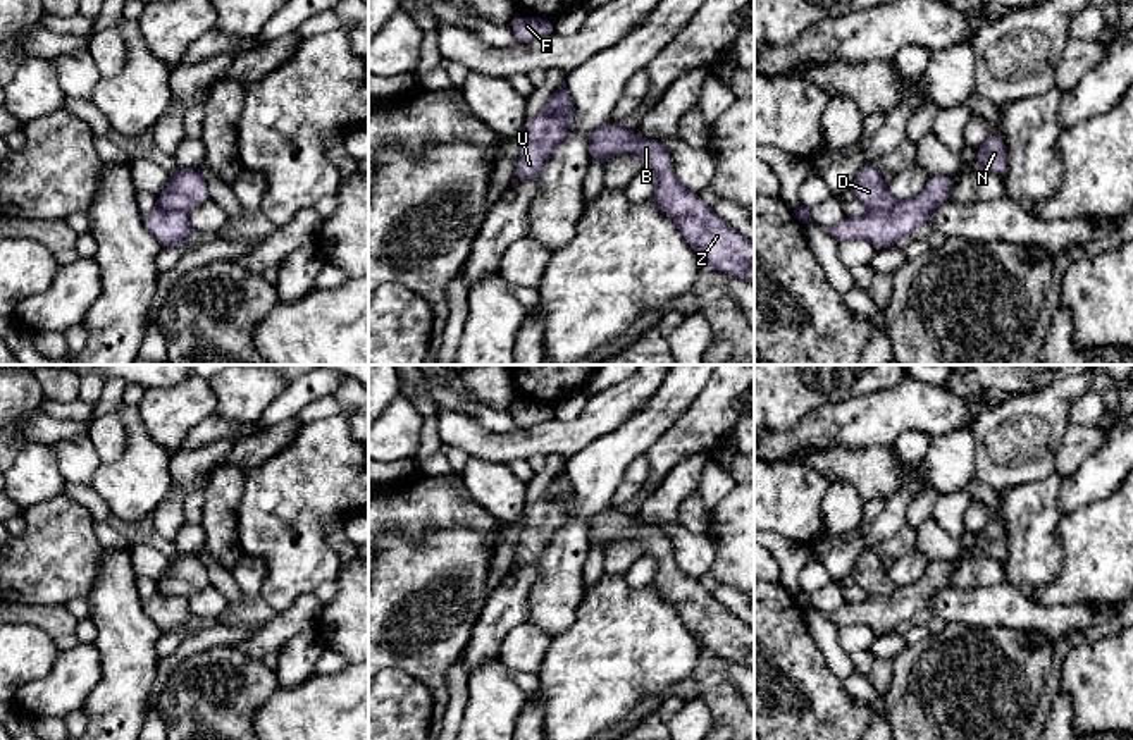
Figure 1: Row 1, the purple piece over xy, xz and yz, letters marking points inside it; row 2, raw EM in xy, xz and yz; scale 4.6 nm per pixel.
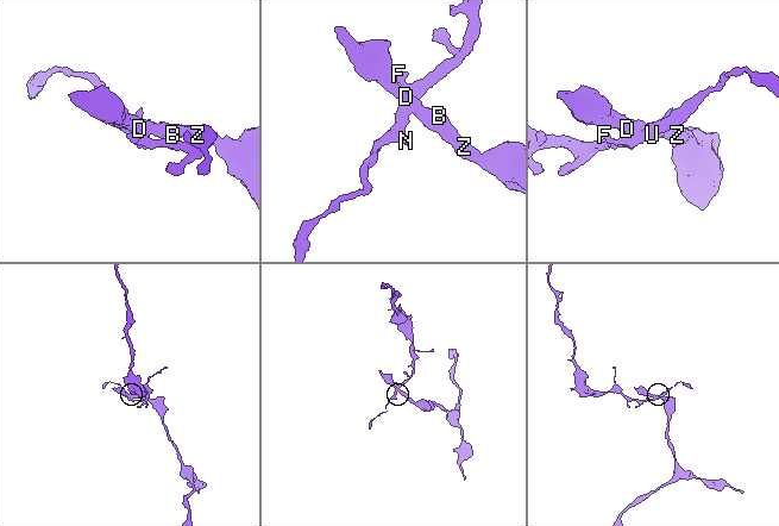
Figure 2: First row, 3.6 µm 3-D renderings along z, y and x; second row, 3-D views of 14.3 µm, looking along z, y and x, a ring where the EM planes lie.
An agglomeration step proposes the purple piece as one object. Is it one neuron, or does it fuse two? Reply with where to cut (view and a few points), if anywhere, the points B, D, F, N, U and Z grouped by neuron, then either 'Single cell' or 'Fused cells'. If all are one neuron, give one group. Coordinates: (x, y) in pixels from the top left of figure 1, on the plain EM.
Split along xy (157, 591), (186, 599). Groups: B D Z / F N U. Fused cells

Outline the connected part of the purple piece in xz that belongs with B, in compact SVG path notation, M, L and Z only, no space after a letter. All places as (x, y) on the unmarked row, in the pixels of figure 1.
M610 506L589 520L587 535L603 551L620 537L639 539L644 556L658 564L651 585L673 604L703 652L754 668L754 628L677 566L672 540L661 528L639 525L637 516Z

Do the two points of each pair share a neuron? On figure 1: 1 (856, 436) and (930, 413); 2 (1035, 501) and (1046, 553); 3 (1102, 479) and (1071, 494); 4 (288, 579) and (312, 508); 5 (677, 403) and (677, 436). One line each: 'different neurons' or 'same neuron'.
1: same neuron
2: same neuron
3: same neuron
4: same neuron
5: different neurons

